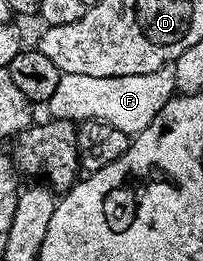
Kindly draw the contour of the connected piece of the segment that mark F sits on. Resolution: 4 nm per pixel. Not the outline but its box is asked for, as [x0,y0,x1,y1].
[46,67,176,137]

